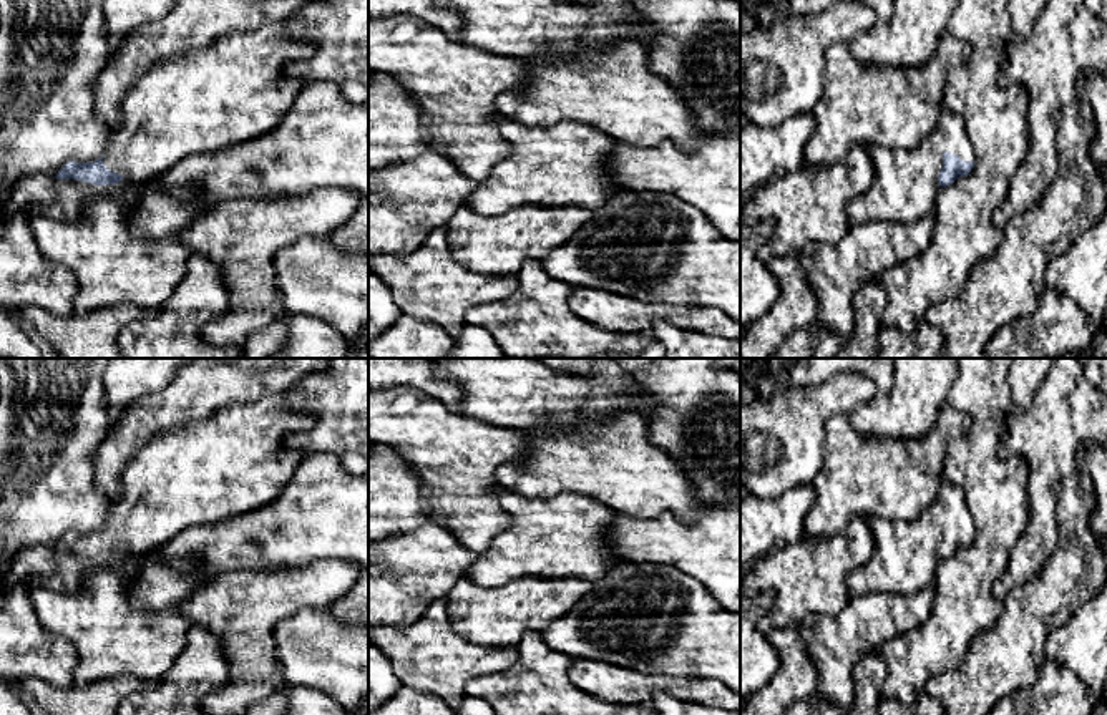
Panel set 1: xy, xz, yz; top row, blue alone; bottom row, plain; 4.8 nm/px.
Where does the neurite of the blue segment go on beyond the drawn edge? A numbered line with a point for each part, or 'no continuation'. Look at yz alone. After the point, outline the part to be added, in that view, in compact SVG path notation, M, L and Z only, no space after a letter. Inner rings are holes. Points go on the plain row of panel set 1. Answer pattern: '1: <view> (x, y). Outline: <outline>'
1: yz (905, 558). Outline: M938 476L934 503L914 521L891 521L881 516L866 519L873 537L871 559L848 574L850 597L865 594L895 594L909 597L934 582L943 524L974 533L973 516L963 489Z

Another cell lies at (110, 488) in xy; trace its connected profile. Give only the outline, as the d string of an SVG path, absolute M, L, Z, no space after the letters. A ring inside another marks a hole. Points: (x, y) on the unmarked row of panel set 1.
M239 358L231 363L212 360L188 362L174 378L158 393L133 401L121 415L119 423L95 451L95 484L106 498L108 508L121 496L121 476L134 455L158 433L191 421L201 421L229 403L251 403L267 395L289 390L304 377L327 368L330 358Z

